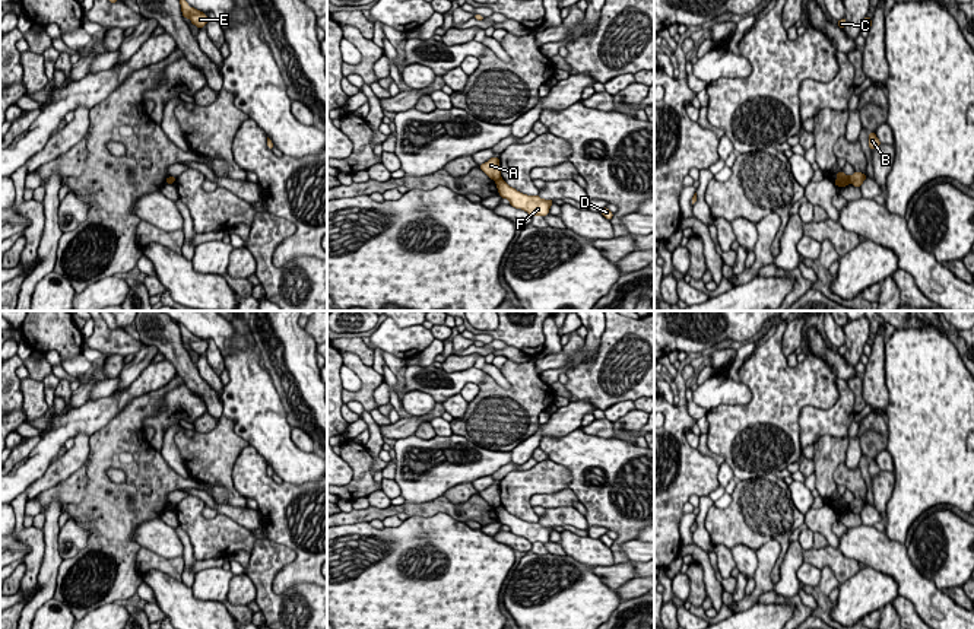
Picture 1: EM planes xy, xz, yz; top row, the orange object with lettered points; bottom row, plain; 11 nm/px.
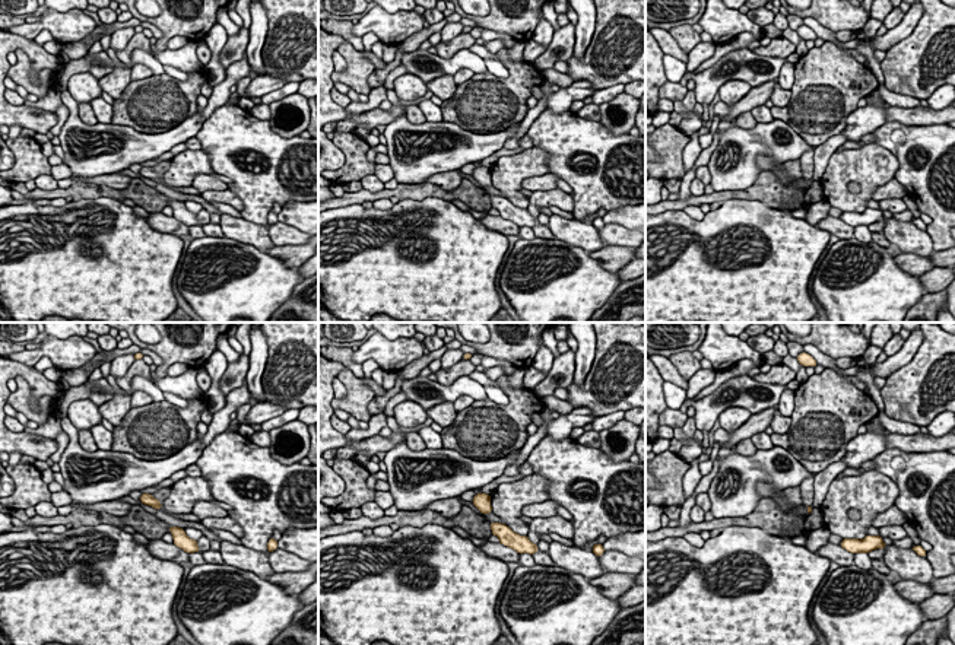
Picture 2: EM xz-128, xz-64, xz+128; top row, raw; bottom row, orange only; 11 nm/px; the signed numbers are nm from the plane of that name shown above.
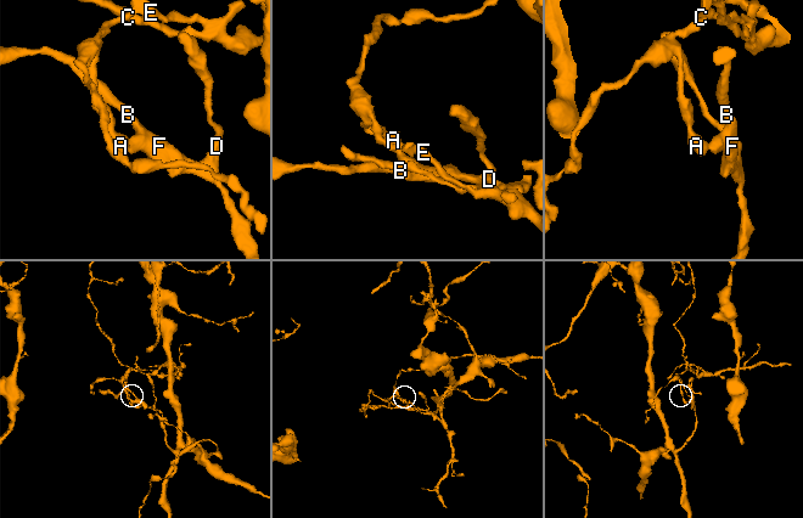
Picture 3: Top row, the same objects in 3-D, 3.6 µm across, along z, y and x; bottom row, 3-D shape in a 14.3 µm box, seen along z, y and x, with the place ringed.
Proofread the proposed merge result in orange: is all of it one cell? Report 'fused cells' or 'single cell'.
fused cells

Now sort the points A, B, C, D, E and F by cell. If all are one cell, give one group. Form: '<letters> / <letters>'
A C E / B D F

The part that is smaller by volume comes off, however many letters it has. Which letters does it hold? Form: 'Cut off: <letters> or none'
Cut off: A, C, E

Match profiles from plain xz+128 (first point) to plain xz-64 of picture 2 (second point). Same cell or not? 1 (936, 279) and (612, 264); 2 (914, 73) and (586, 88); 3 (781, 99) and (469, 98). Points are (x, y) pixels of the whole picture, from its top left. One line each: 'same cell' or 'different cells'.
1: same cell
2: different cells
3: different cells

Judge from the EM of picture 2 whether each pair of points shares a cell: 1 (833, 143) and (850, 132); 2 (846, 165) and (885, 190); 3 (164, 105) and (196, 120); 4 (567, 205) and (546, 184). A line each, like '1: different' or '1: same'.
1: different
2: different
3: different
4: different

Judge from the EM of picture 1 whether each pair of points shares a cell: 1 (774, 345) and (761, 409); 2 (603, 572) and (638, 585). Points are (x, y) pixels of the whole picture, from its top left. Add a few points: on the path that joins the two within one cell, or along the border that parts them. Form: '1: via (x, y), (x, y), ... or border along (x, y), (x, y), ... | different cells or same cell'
1: via (770, 361), (770, 393) | same cell
2: via (612, 575), (630, 580) | same cell

